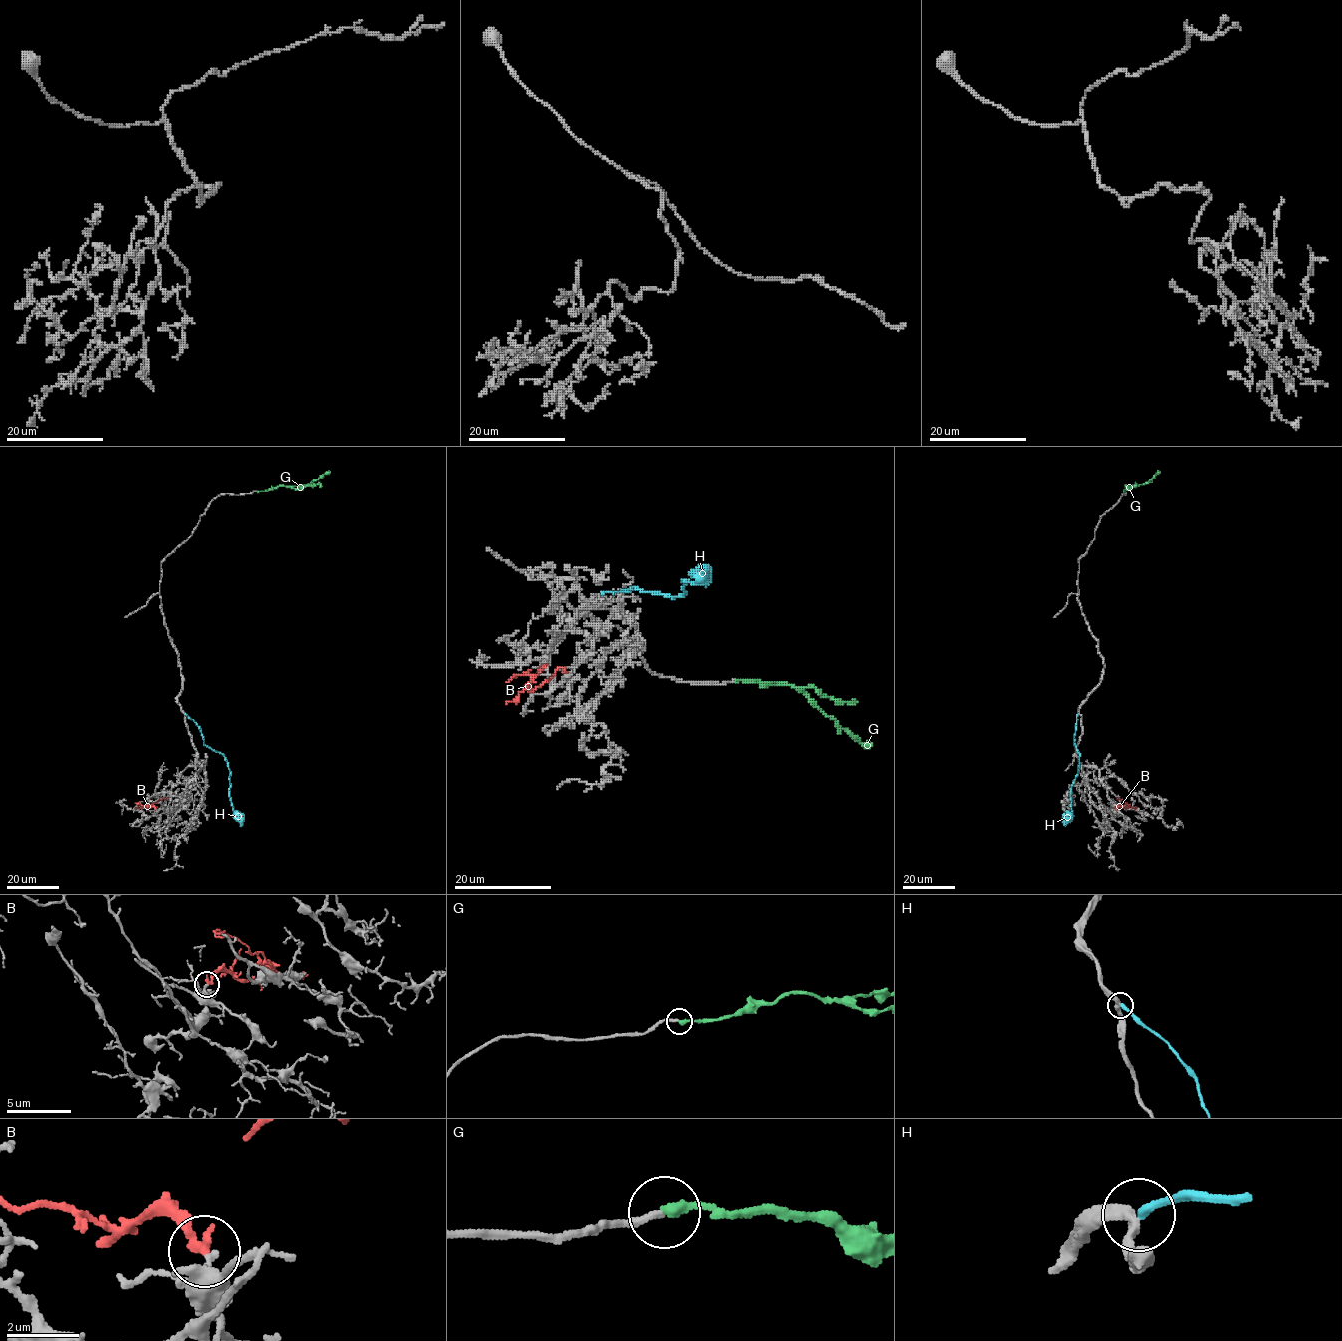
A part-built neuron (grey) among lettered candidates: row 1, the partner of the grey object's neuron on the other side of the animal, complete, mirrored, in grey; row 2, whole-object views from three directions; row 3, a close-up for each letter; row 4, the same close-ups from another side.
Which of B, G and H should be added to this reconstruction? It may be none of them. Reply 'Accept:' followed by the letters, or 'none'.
Accept: B, G

